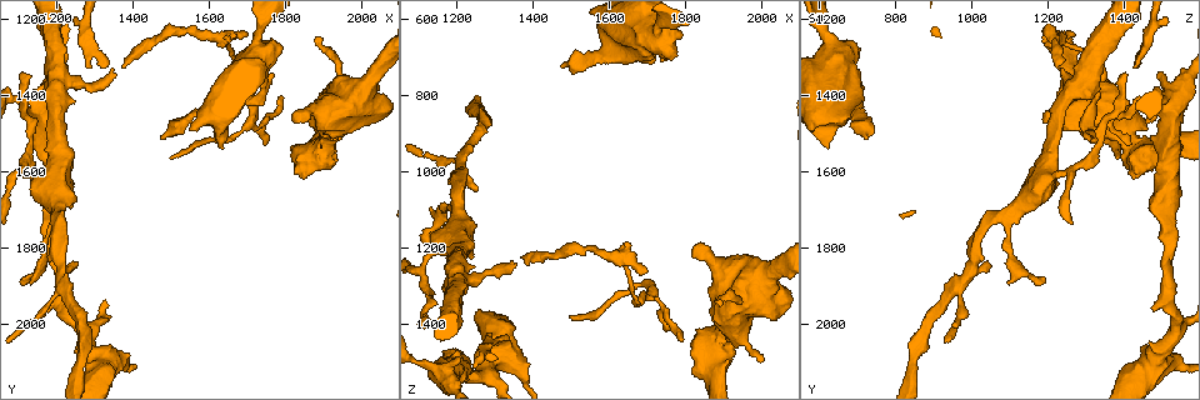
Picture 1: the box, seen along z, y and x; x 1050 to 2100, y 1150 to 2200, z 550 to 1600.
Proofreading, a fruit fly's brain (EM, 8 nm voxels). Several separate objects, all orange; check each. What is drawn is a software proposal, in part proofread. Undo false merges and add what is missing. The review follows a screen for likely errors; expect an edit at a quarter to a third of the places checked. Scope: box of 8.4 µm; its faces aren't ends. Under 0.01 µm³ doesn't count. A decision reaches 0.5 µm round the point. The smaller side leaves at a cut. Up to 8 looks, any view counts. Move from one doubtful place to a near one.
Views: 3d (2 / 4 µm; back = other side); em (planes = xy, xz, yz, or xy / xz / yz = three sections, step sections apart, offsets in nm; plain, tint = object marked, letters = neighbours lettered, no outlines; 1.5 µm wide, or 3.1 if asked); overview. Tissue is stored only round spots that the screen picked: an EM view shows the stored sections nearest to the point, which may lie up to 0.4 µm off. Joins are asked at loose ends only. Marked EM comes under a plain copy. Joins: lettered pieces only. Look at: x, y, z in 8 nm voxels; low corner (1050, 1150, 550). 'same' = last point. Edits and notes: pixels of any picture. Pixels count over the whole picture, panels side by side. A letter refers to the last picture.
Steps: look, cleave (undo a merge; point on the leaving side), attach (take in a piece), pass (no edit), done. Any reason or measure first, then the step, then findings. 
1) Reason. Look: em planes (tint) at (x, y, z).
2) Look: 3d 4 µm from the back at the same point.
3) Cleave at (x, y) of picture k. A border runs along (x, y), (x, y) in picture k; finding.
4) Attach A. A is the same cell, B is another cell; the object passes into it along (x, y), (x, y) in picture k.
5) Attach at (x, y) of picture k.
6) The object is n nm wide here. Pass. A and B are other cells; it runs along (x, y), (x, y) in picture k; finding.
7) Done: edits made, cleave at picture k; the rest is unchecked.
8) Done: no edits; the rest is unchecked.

Branch stops here. Look: 3d 4 µm at (1320, 1335, 1425).

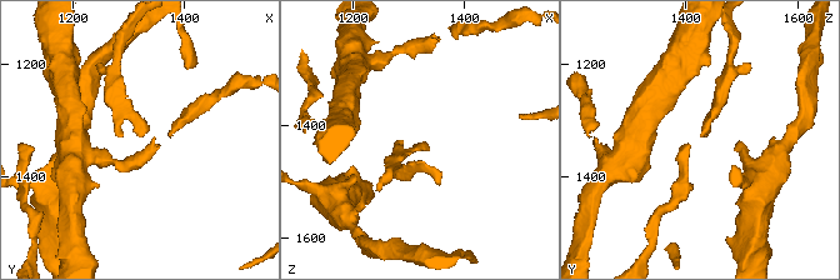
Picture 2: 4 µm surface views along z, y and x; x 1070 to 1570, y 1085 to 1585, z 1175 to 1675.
Shape alone is not enough. Look: em yz step 4 (letters) at (1315, 1330, 1425).

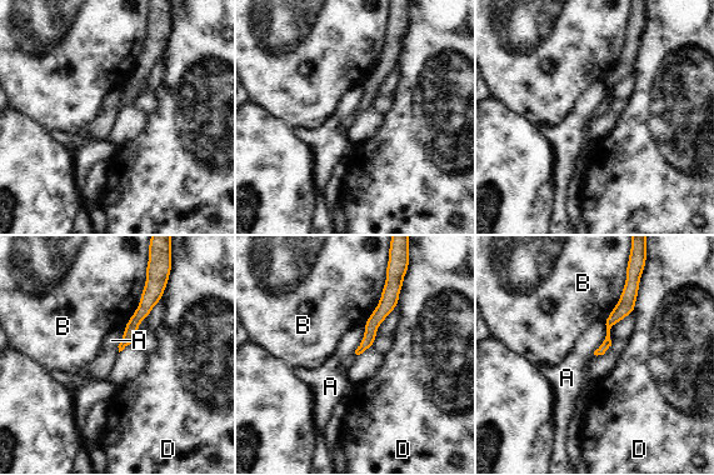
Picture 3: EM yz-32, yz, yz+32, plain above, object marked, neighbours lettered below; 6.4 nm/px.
Pass. A, B and D are other cells; it runs along (627, 298), (599, 351) in picture 3; none of them fits.

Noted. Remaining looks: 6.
Thick turns thin. Look: em planes (letters) at (1645, 1270, 1255).

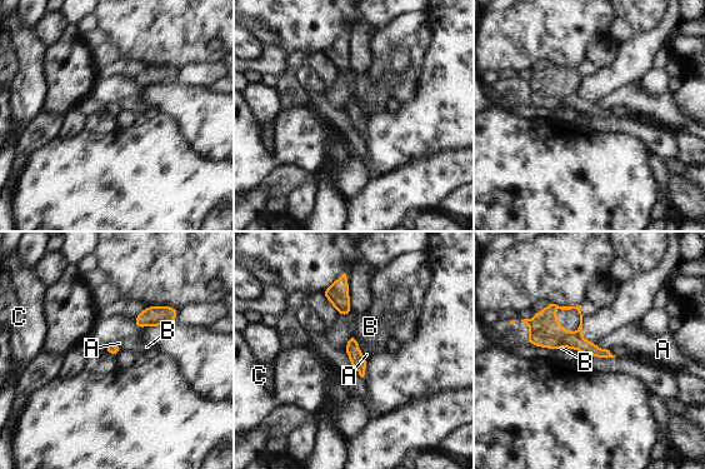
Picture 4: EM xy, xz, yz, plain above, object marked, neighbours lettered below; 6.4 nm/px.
The longest contact is with A, 120 nm. Pass. A, B and C are other cells; it runs along (528, 322), (554, 337), (606, 354) in picture 4; all the same neuron.

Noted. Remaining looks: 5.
Three arms meet. Look: em xz step 8 (letters) at (1160, 1625, 1200).

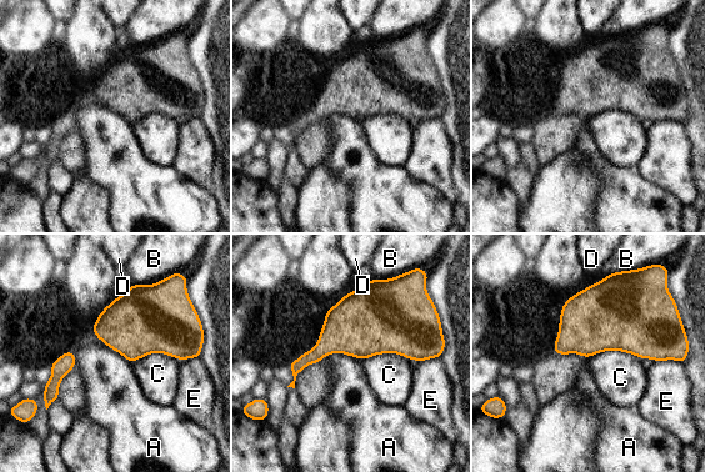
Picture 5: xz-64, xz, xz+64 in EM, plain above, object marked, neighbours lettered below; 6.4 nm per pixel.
Look: em xy step 8 (letters) at the same point.

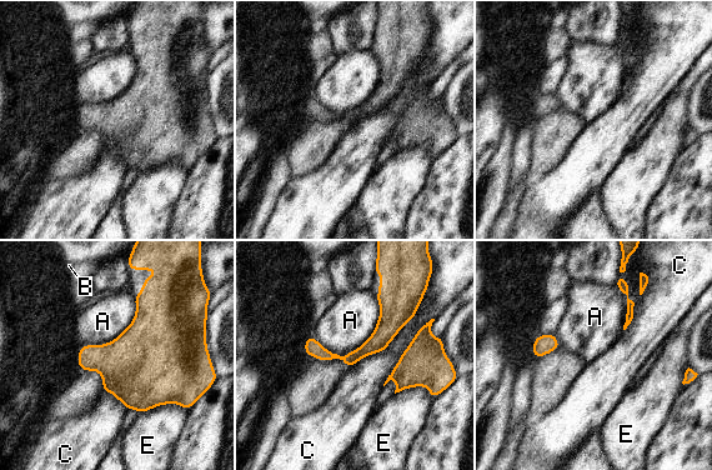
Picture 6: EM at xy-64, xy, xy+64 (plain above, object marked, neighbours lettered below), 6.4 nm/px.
Pass. A, B, C and E are other cells; all the same neuron.

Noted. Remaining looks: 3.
Branch stops here. Look: 3d 2 µm at (1180, 1970, 1475).

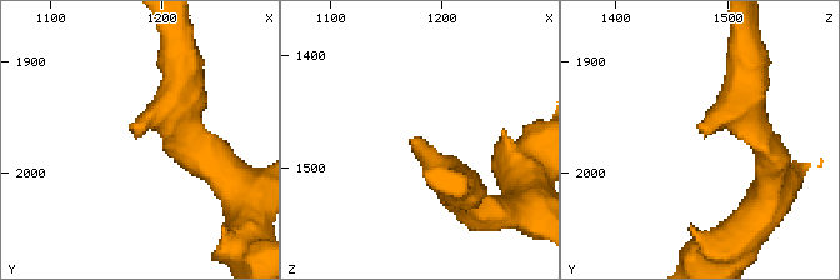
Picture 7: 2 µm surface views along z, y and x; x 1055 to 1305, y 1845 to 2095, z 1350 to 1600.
The arms are 280, 300 nm wide. Look: em xy step 8 (letters) at (1180, 1968, 1476).

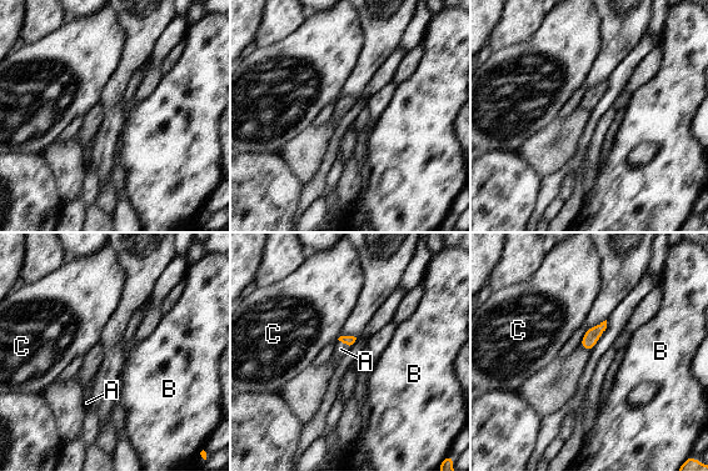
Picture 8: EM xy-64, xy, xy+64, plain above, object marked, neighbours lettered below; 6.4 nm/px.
Attach A. A is the same cell, B and C are other cells; the object passes into it along (349, 340), (344, 342), (340, 349) in picture 8; it goes on there.

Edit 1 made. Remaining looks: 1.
Done: edits made, attach at picture 8; the rest is unchecked.

